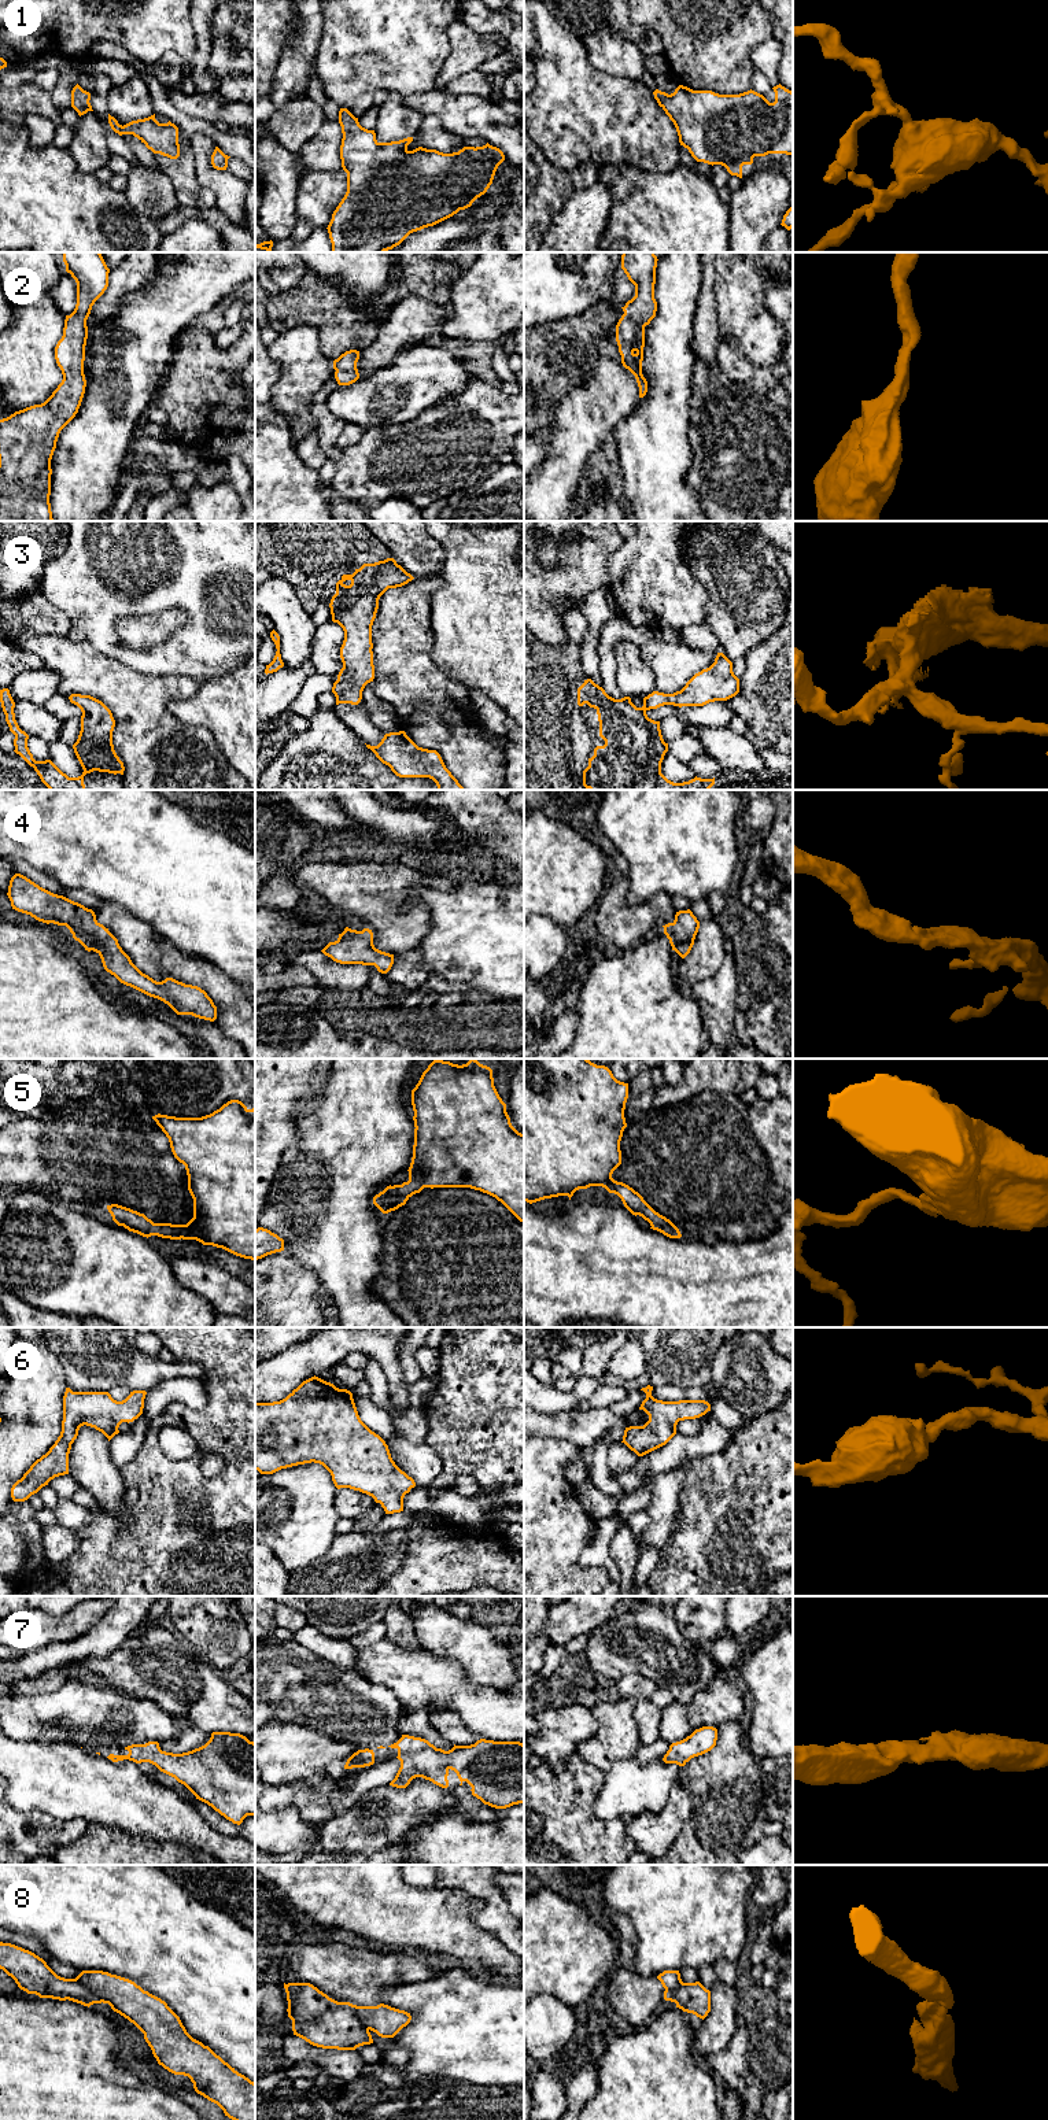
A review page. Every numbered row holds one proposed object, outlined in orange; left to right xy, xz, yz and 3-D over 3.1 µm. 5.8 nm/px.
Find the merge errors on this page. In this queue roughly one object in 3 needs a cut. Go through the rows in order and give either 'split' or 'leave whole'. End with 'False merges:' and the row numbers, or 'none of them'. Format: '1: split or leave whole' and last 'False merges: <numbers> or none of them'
1: leave whole
2: leave whole
3: leave whole
4: leave whole
5: leave whole
6: leave whole
7: leave whole
8: split
False merges: 8

